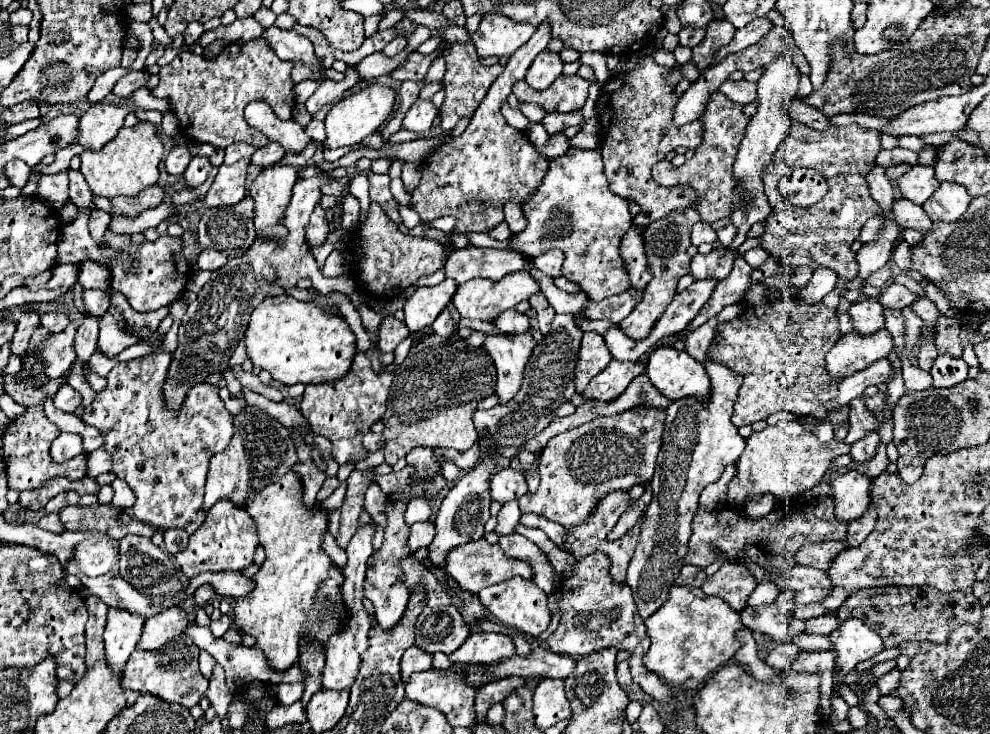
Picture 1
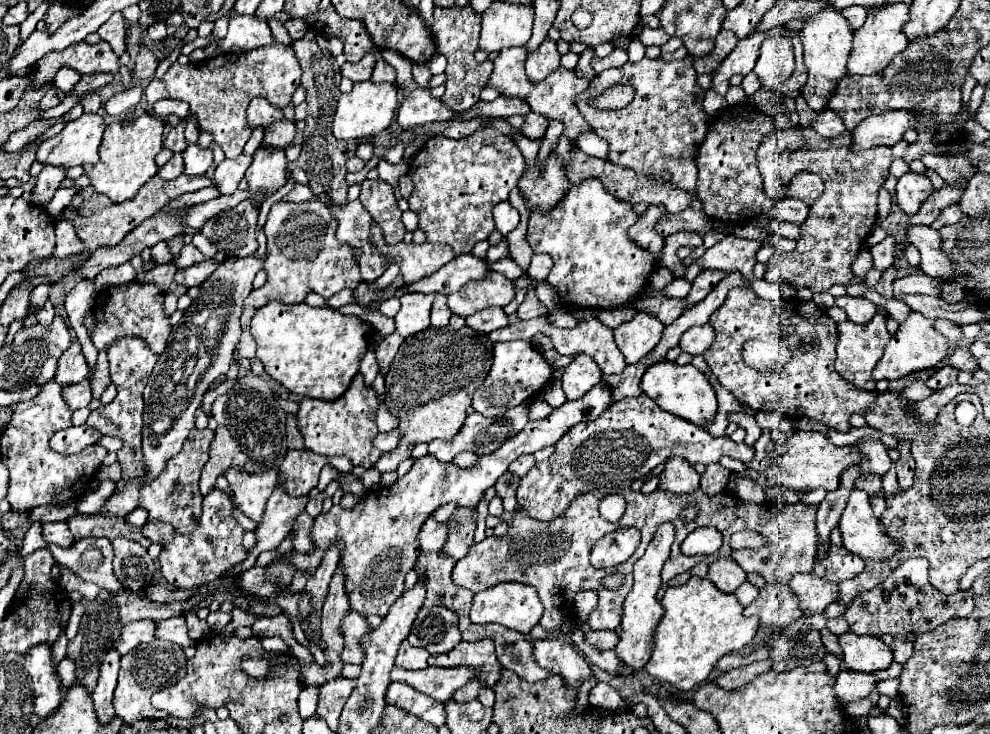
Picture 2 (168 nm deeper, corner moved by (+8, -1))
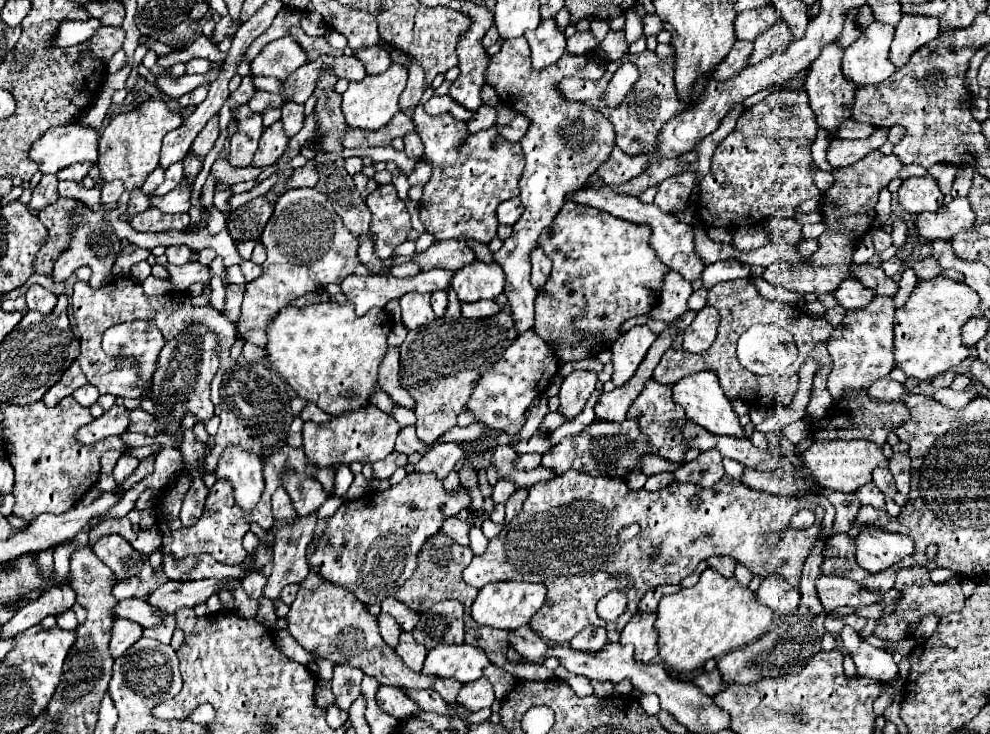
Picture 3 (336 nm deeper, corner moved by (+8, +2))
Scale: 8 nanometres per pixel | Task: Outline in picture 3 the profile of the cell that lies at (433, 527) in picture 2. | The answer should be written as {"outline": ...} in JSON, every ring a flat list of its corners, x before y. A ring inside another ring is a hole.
{"outline":[[451,516,451,518,447,518,447,520,443,522,441,534,447,534,453,542,457,542,457,544,461,544,461,546,467,546,467,544,469,544,469,542,467,542,467,530,469,530,469,528,471,528,469,522]]}

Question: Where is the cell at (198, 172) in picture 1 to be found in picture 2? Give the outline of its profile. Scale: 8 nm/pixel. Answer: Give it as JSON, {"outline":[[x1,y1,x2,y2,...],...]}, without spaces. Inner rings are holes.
{"outline":[[197,143,189,145,185,149,183,157,185,157,185,173,187,175,205,175,205,171,213,163,213,151,211,149,203,149]]}

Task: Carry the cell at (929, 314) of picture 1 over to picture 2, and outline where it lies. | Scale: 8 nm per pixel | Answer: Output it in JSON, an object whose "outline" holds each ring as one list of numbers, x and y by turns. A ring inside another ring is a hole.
{"outline":[[935,319,935,329,937,329,939,333,943,333,943,335,945,335,949,341,953,341,953,343,957,343,957,341,961,341,961,339,963,339,961,327,959,327,959,325,955,325,955,323,951,323,951,321]]}

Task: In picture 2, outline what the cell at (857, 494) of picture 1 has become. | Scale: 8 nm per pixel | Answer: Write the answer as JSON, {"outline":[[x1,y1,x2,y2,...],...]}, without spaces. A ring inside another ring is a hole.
{"outline":[[859,489,851,491,839,531,843,535,843,547,863,559,887,561,901,549,899,541,883,533,883,523,871,511,869,495]]}

